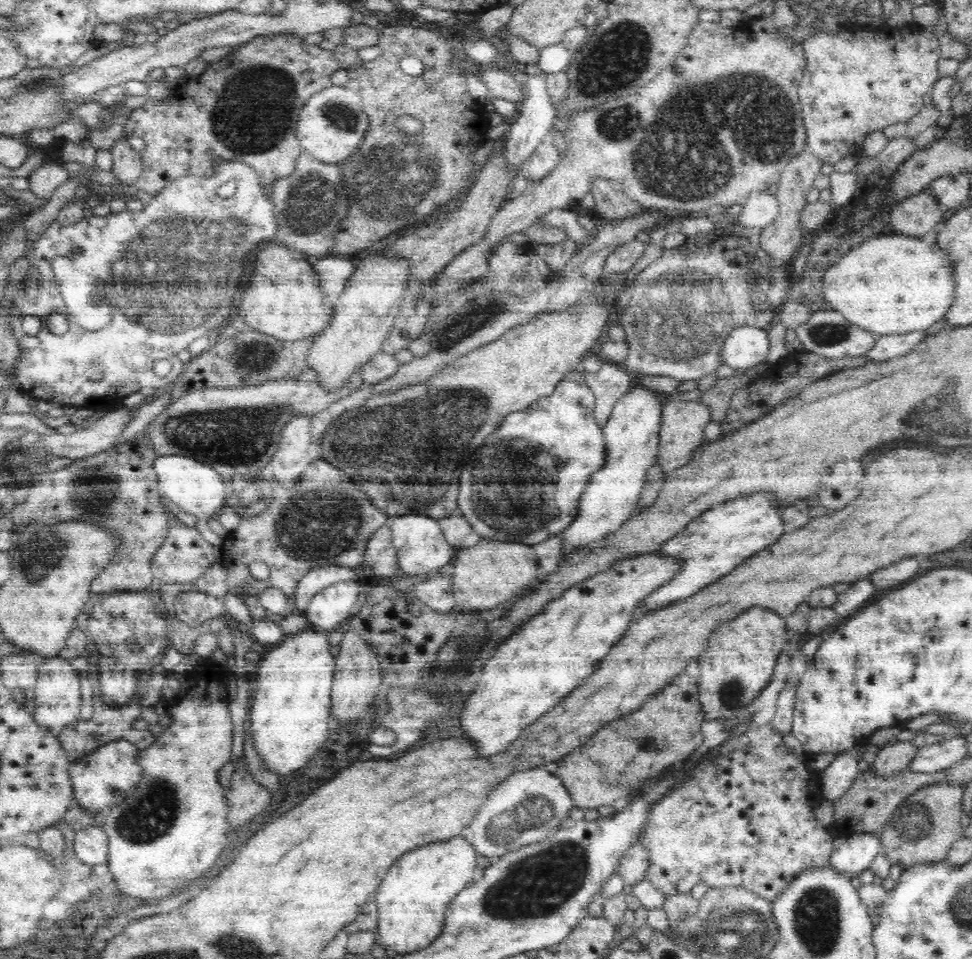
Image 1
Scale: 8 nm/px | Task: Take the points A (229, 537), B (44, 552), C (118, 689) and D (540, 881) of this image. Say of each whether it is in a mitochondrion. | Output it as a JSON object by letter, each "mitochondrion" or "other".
{"A":"other","B":"mitochondrion","C":"mitochondrion","D":"mitochondrion"}

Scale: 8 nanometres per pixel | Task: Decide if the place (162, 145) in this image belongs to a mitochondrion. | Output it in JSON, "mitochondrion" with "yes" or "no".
{"mitochondrion":"no"}

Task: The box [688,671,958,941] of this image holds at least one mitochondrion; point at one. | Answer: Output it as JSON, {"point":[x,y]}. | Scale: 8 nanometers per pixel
{"point":[911,821]}

